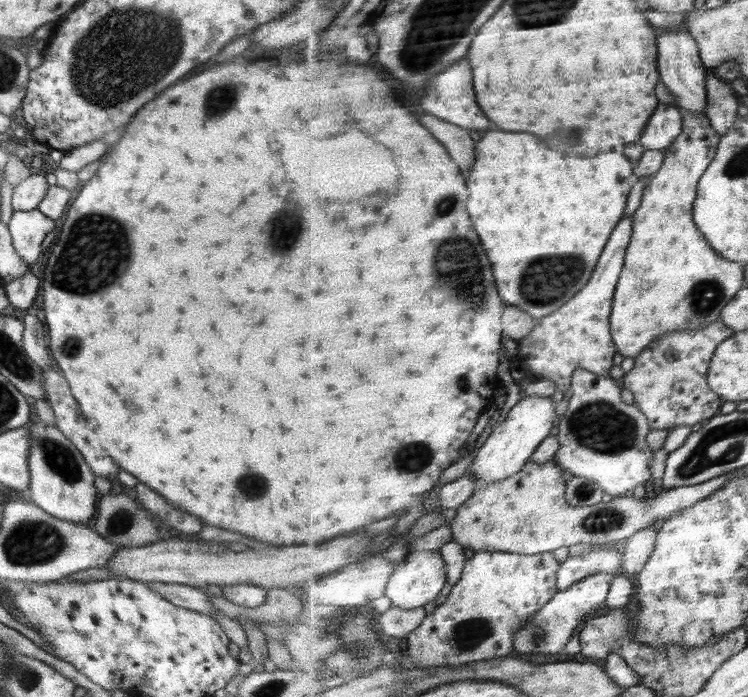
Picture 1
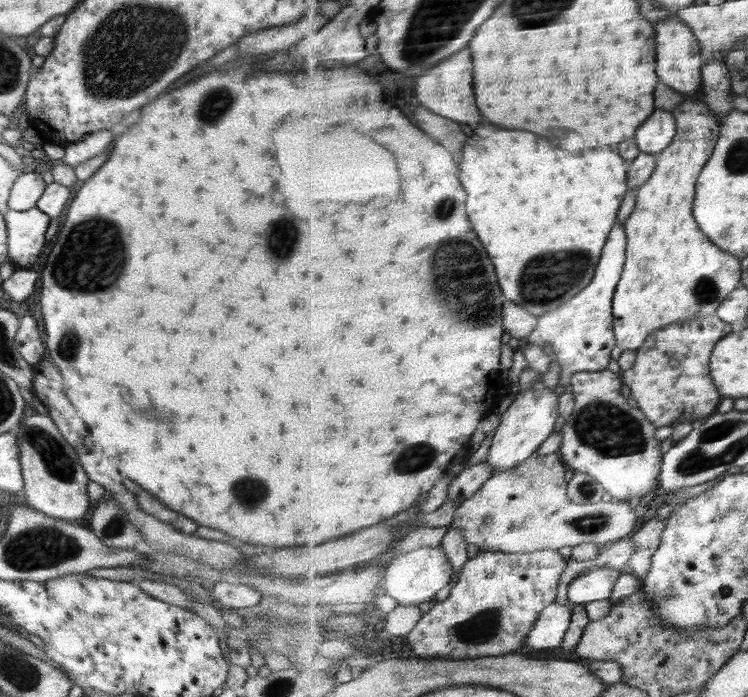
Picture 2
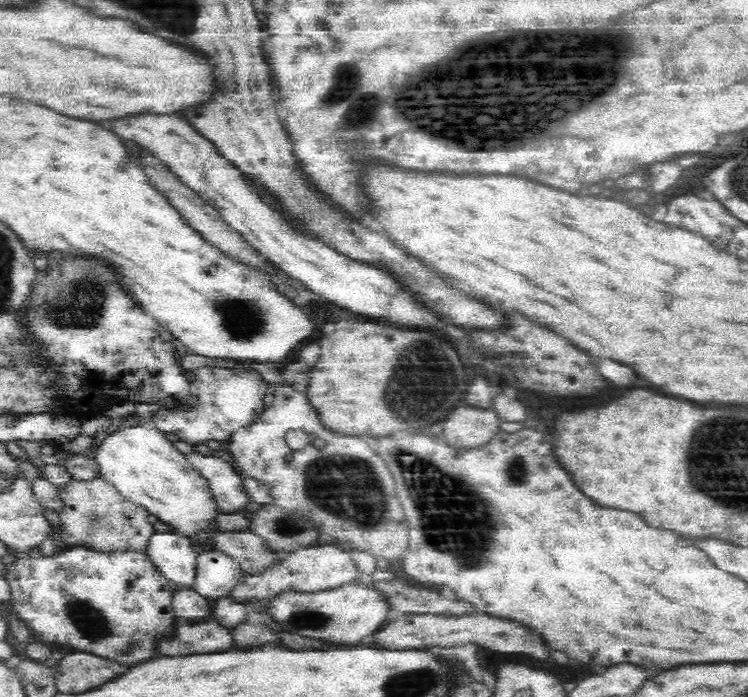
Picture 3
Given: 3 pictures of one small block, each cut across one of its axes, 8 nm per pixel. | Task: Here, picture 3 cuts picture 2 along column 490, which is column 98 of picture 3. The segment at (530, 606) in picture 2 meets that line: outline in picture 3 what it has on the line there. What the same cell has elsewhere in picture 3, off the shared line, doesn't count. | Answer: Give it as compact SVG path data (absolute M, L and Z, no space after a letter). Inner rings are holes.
M73 546L56 555L44 555L39 559L18 556L17 561L7 566L5 579L11 588L9 602L16 616L34 634L35 640L51 646L68 646L74 651L116 660L118 664L136 664L154 658L158 650L162 649L162 642L176 640L179 632L173 609L174 590L178 587L154 568L144 553L96 551Z

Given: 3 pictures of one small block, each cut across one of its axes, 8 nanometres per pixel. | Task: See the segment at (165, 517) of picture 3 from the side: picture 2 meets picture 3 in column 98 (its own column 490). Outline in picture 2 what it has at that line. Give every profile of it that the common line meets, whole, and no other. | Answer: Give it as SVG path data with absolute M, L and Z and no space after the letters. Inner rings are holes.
M538 381L531 385L526 390L520 391L517 394L515 401L509 409L503 414L501 425L496 429L496 434L489 450L489 455L485 462L489 462L495 472L508 471L520 466L524 461L527 461L531 456L539 452L540 447L556 432L558 426L558 418L560 418L560 403L561 396L554 390L548 389L546 384Z

